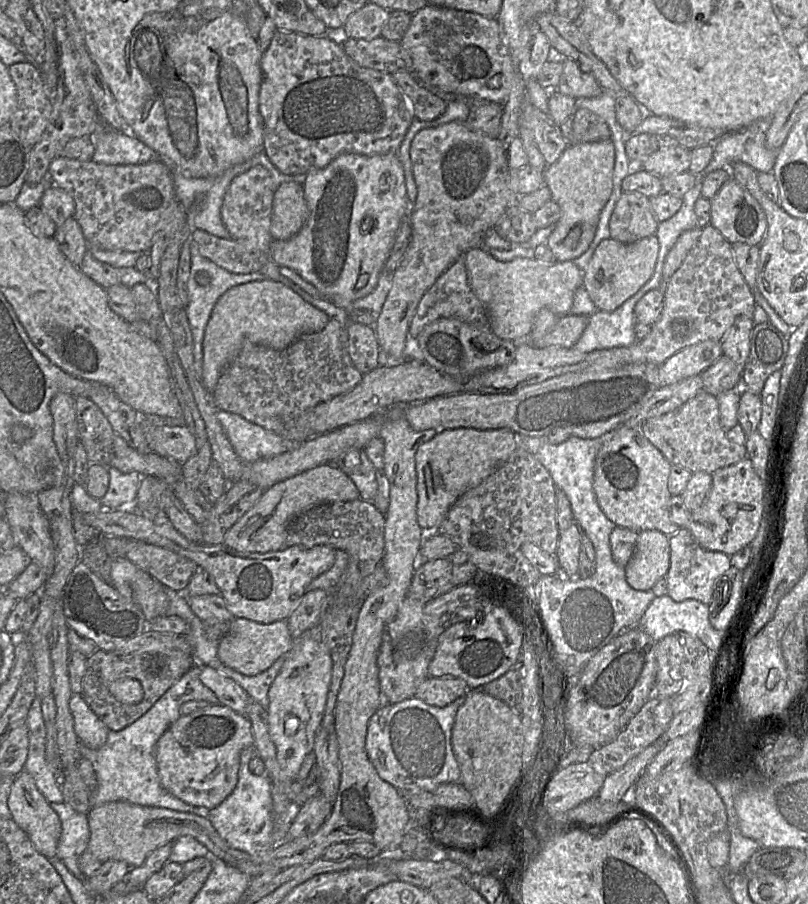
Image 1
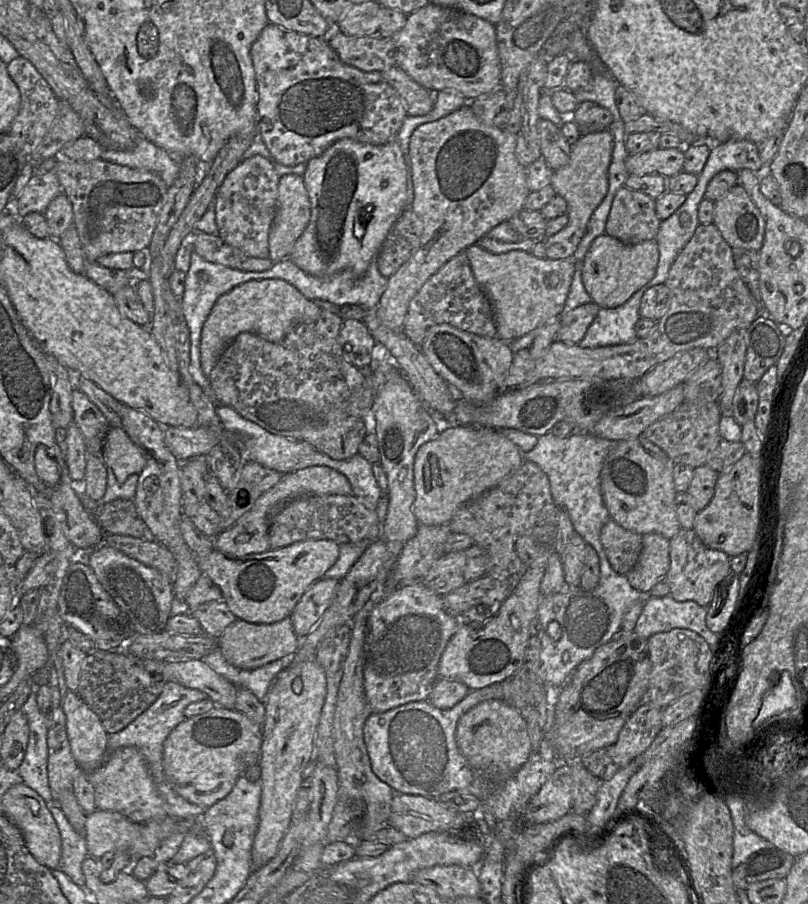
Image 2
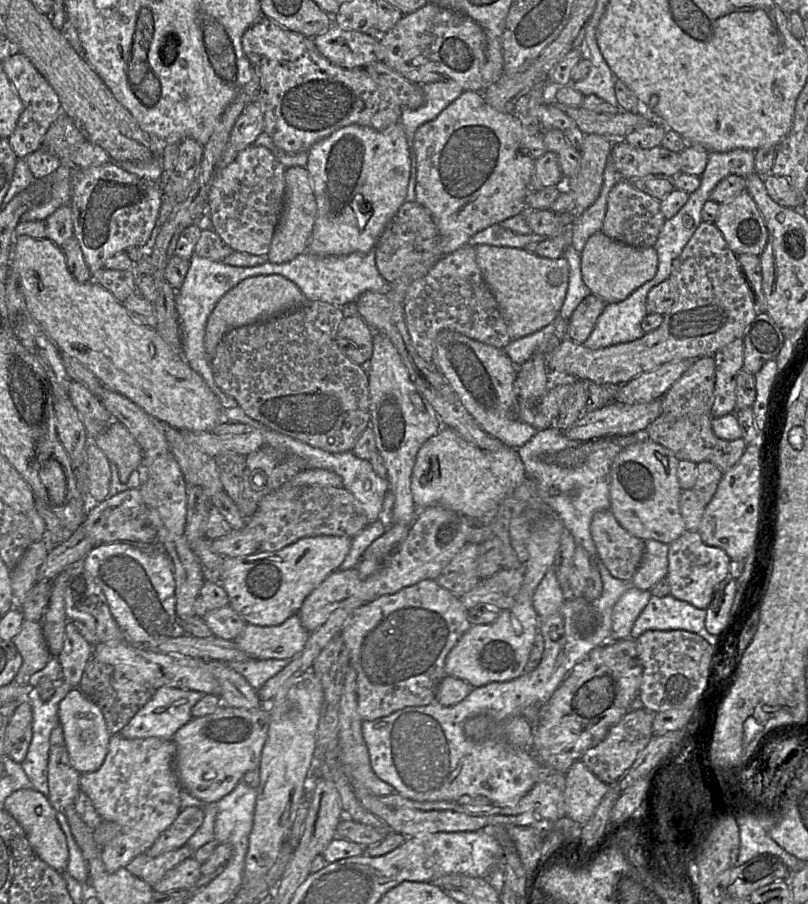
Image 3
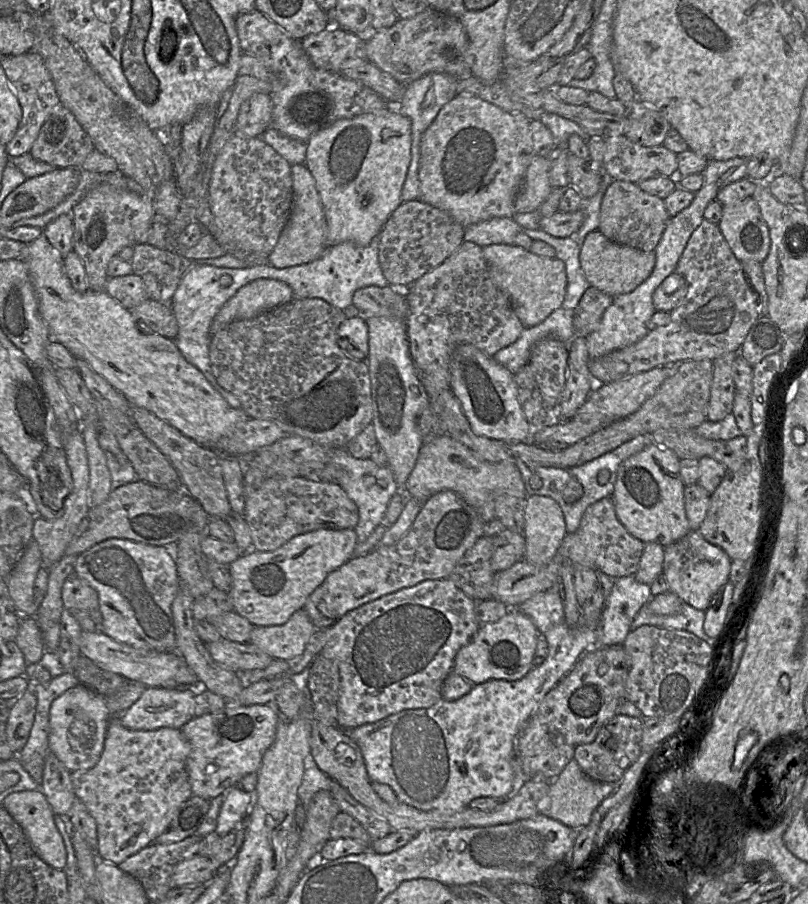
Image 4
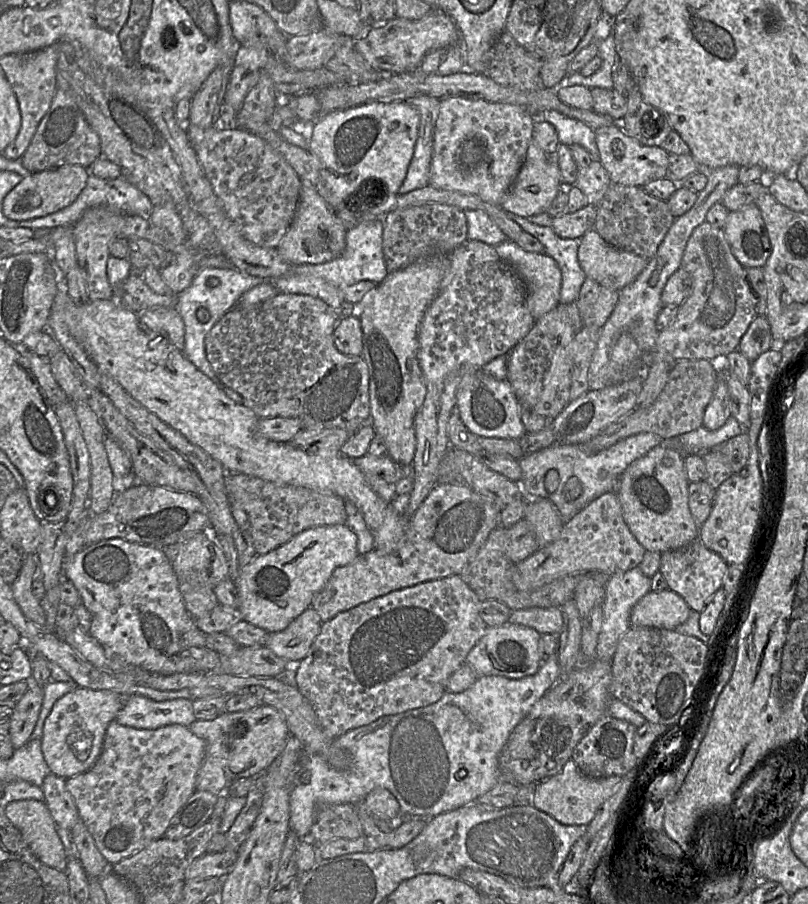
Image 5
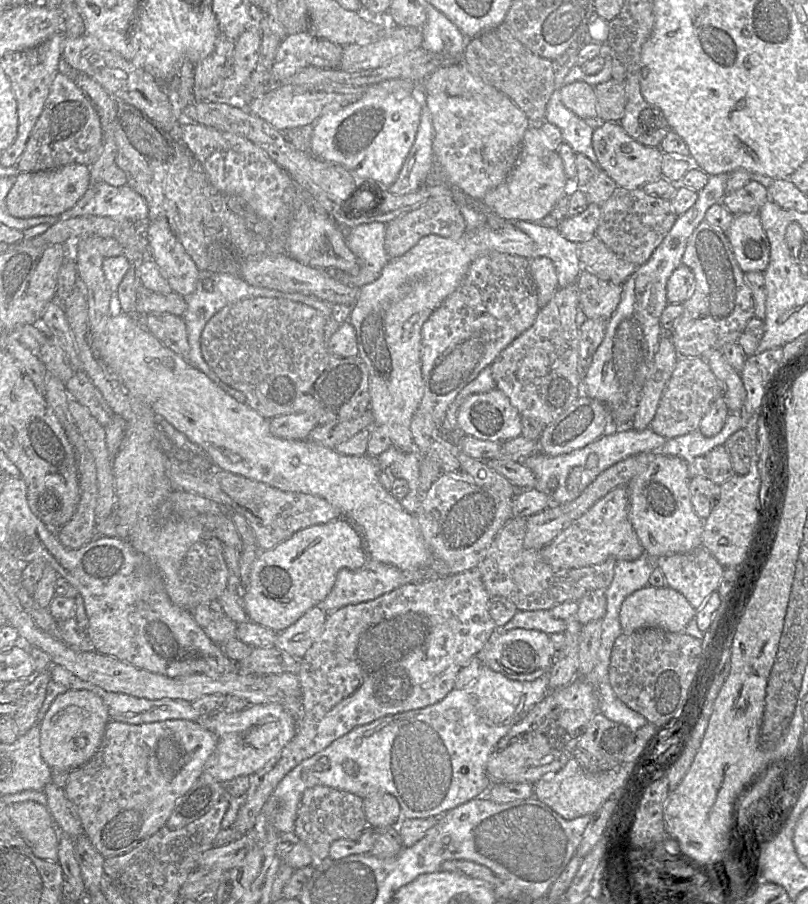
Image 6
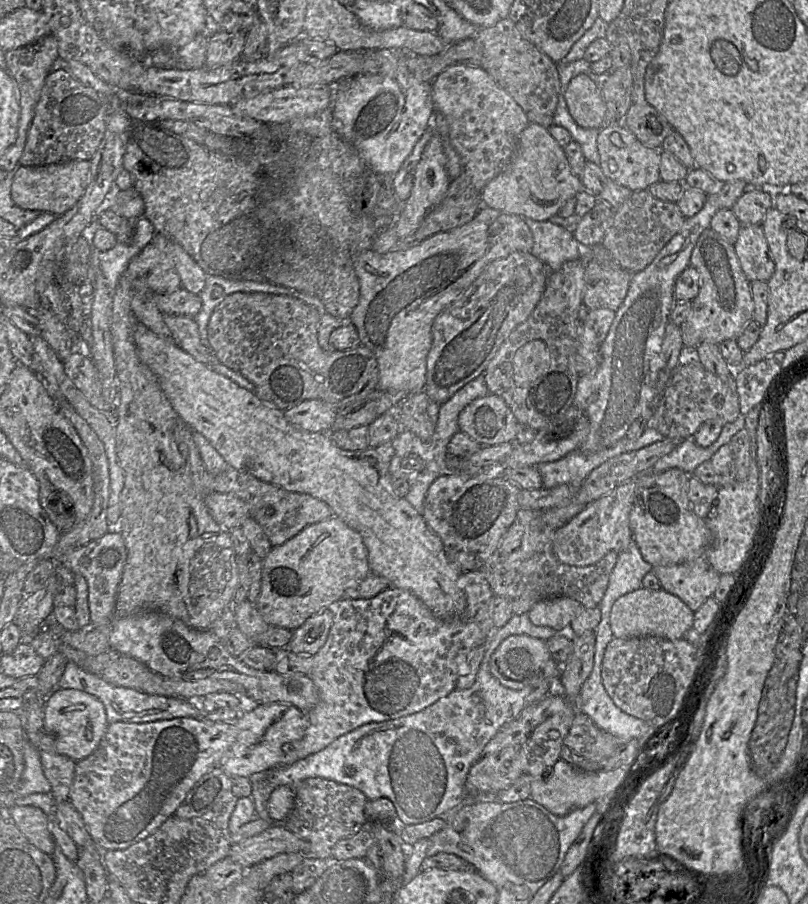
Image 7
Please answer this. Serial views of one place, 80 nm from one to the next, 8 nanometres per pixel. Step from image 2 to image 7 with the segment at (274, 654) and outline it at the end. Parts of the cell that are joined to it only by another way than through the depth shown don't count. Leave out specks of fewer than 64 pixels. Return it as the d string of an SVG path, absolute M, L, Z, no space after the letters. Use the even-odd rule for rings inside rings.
M332 608L316 613L292 632L286 649L299 656L313 657L325 644L332 624Z

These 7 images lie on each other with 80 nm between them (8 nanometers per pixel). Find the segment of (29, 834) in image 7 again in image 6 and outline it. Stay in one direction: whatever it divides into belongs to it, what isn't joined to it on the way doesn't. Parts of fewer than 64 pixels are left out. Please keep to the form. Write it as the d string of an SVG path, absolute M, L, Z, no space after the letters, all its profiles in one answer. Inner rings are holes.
M19 802L7 806L7 813L36 857L58 862L60 834L47 806Z

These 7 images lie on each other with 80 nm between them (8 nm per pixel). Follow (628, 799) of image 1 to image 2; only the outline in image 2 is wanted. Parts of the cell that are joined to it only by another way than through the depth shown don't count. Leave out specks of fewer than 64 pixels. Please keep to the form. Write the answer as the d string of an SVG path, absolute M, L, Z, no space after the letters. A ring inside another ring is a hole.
M630 762L620 769L610 780L601 782L596 795L596 802L585 815L589 830L598 829L617 812L618 800L629 779L638 770L636 762Z

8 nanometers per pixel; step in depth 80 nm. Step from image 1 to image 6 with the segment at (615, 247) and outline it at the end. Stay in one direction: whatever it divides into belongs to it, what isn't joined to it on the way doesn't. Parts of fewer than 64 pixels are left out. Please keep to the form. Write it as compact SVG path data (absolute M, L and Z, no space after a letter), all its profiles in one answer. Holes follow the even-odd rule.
M597 235L579 244L579 260L598 278L618 285L623 285L638 268L610 250Z

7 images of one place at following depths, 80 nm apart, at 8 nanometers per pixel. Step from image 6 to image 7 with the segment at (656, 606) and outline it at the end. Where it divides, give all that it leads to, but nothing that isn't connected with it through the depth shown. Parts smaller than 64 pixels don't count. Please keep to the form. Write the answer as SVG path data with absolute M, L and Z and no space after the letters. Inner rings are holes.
M641 587L621 596L612 606L610 626L615 638L636 638L653 636L666 639L684 639L685 633L693 627L694 612L677 596L663 589L652 590Z

